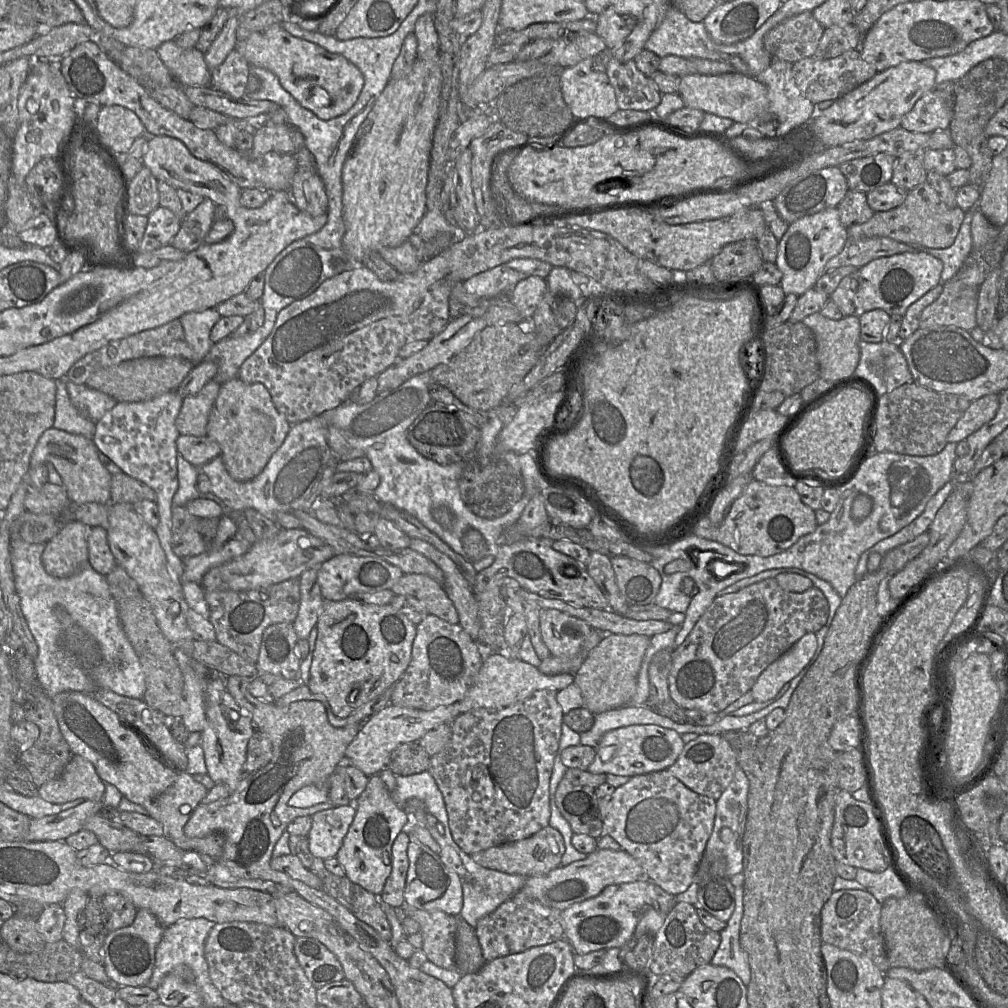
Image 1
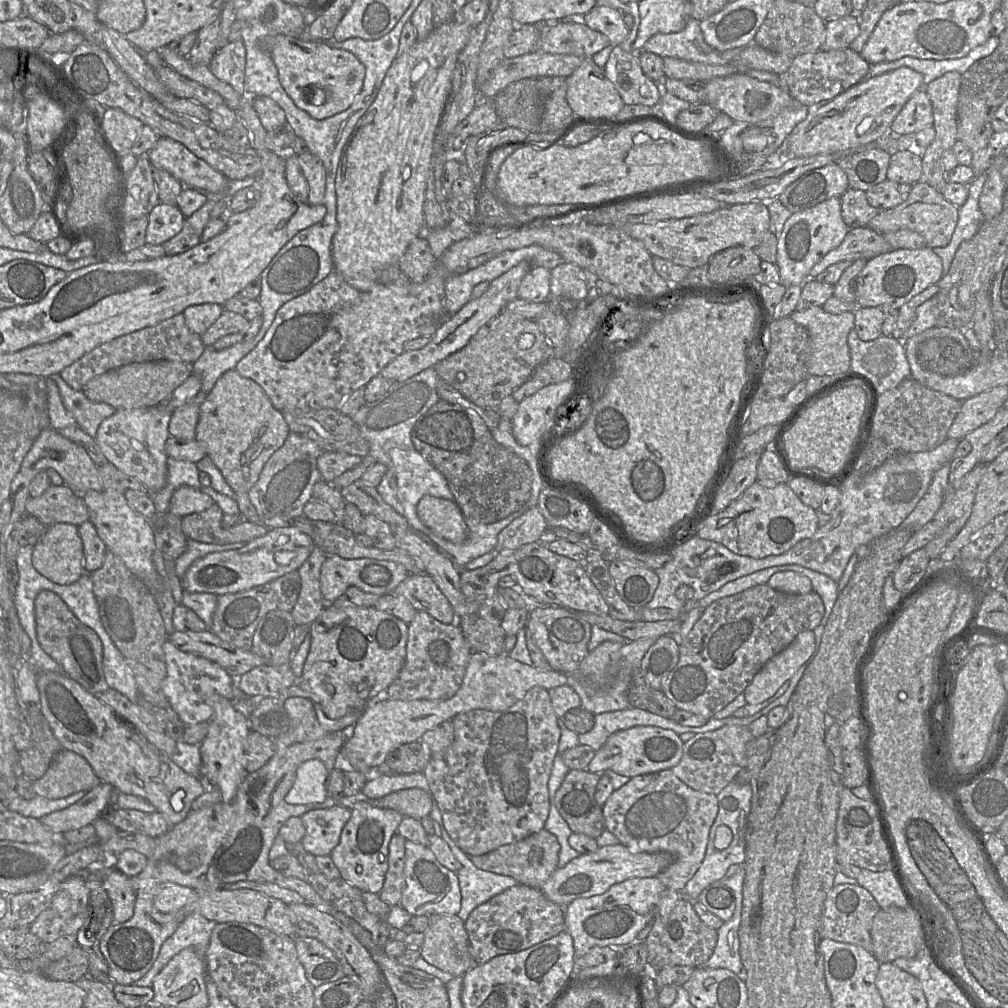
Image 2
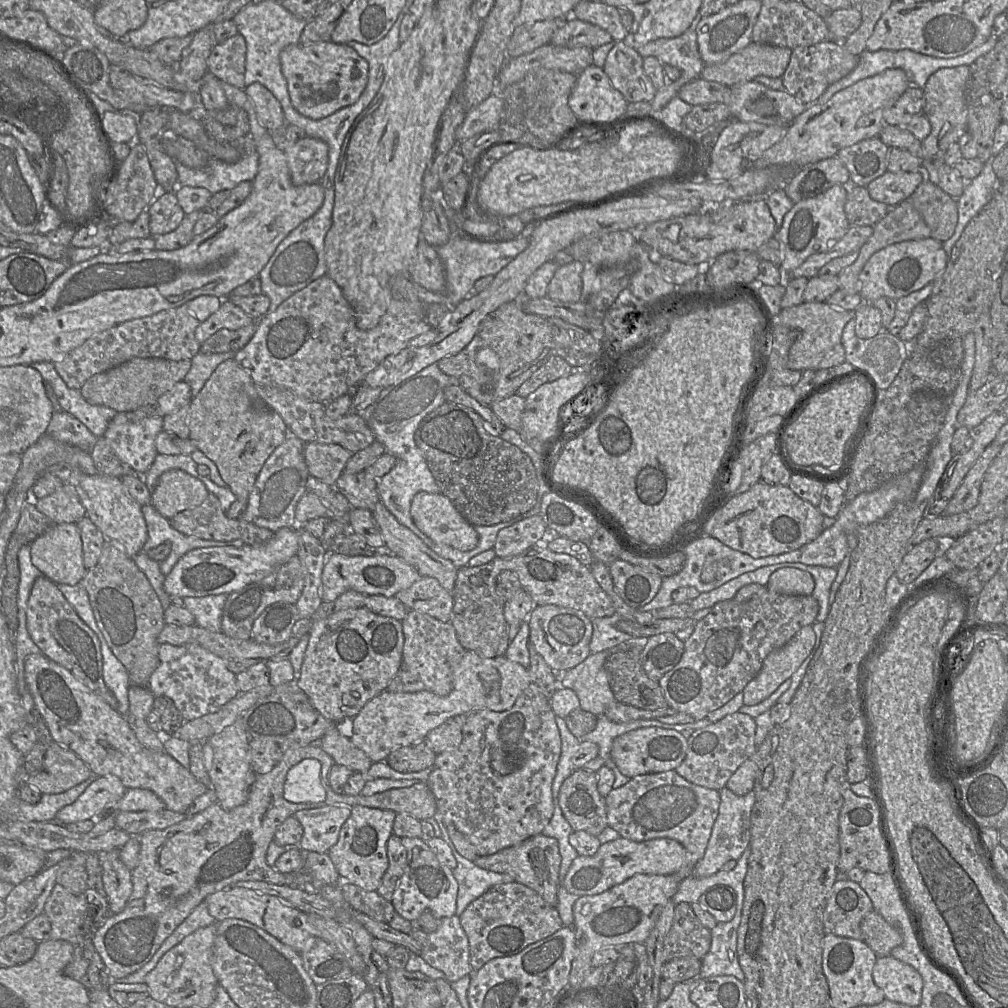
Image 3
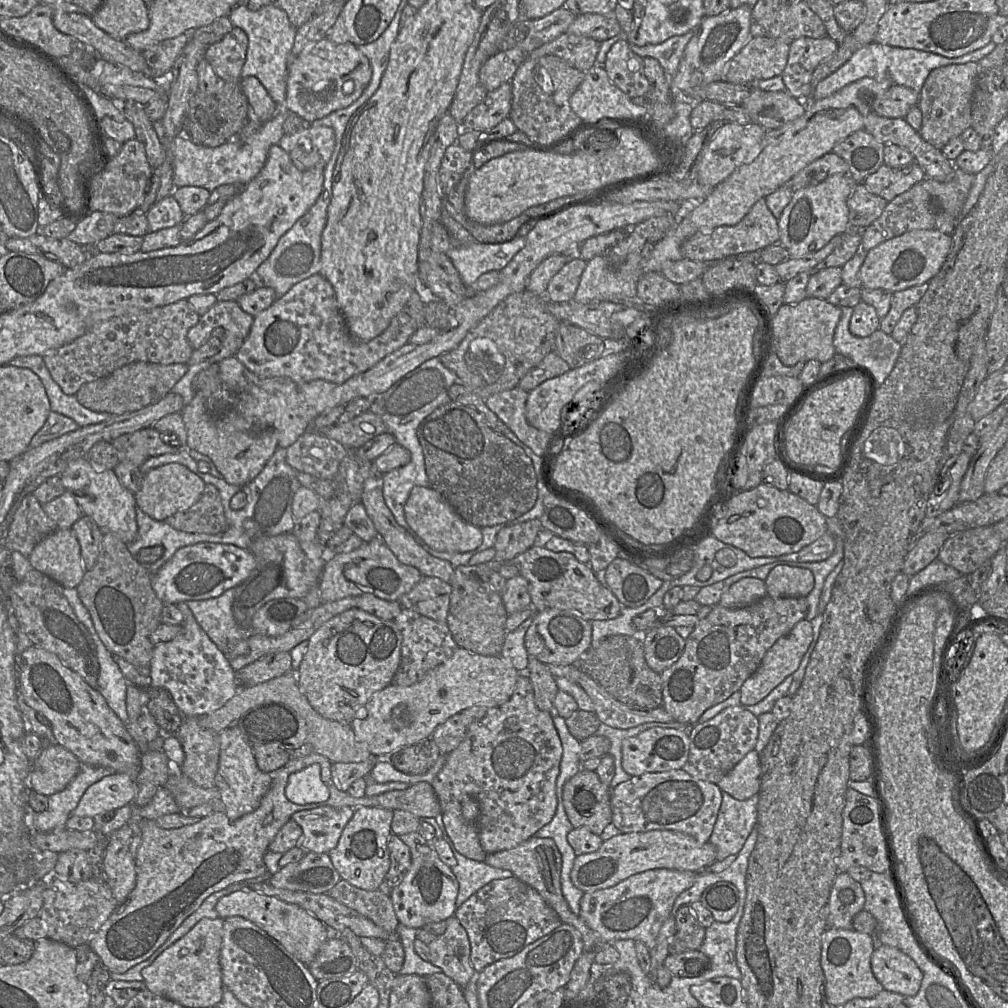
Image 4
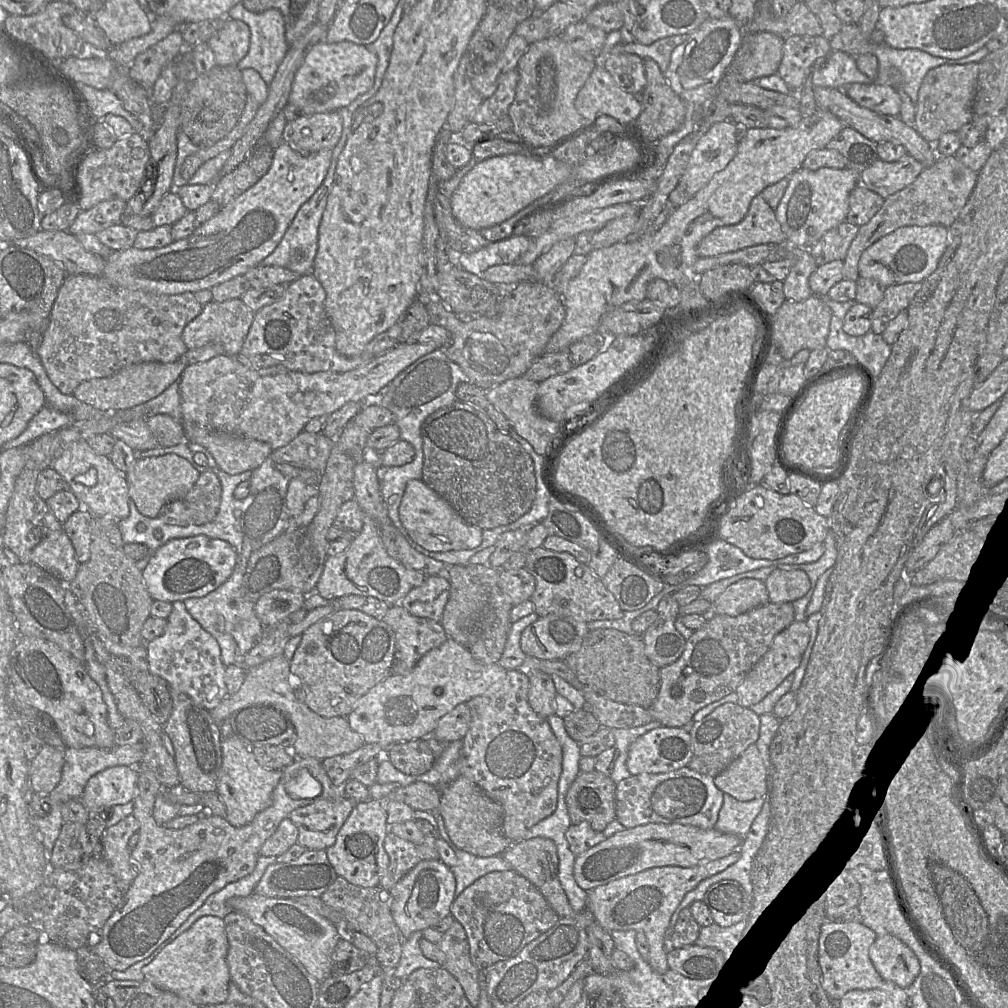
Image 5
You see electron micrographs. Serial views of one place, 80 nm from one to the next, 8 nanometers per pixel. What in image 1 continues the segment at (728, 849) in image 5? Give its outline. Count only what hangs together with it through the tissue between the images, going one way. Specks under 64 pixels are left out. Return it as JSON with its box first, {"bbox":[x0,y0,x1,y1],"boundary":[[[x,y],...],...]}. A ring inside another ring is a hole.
{"bbox":[519,848,644,911],"boundary":[[[597,848],[585,859],[559,866],[546,875],[527,877],[519,892],[545,906],[563,911],[571,905],[596,897],[607,886],[635,882],[644,877],[644,870],[638,861],[623,849]]]}

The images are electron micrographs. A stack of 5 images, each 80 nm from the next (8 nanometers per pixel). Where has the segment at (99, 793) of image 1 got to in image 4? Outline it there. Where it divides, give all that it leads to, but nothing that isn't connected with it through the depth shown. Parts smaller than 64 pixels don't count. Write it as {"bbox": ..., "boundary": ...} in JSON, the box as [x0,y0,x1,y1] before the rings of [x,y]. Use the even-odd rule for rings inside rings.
{"bbox":[28,744,82,796],"boundary":[[[48,744],[32,761],[28,788],[45,796],[64,790],[78,774],[82,763],[59,744]]]}

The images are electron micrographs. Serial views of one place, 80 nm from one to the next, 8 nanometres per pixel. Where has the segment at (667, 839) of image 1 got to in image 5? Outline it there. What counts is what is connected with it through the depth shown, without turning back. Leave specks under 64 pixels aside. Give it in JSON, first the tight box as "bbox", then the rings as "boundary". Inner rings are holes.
{"bbox":[615,766,724,829],"boundary":[[[688,766],[665,773],[630,775],[616,784],[615,819],[629,829],[649,823],[679,823],[701,829],[714,828],[723,804],[724,793],[714,784],[714,778],[700,774]]]}

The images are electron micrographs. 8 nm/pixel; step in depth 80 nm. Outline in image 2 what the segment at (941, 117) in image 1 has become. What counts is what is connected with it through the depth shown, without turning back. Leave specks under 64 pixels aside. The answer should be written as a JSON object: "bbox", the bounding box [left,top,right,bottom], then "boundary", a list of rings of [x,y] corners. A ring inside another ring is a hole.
{"bbox":[890,87,933,135],"boundary":[[[924,87],[913,93],[894,119],[890,129],[900,135],[915,134],[933,123],[932,104]]]}

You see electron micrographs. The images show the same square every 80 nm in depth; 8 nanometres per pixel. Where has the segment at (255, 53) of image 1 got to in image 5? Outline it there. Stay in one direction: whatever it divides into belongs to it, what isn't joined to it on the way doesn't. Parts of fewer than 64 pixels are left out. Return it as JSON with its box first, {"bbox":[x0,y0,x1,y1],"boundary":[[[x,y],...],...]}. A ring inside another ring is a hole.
{"bbox":[288,41,377,115],"boundary":[[[321,41],[308,52],[297,70],[288,103],[296,106],[304,115],[345,108],[358,96],[372,88],[377,62],[377,56],[365,45],[350,41],[337,43]]]}

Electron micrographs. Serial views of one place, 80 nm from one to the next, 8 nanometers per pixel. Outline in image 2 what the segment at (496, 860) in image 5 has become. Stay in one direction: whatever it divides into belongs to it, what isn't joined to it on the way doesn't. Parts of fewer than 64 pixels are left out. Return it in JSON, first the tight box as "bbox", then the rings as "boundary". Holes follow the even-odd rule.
{"bbox":[430,799,518,921],"boundary":[[[434,799],[430,817],[439,824],[441,837],[449,845],[453,855],[461,864],[461,868],[456,872],[461,892],[461,908],[457,915],[463,921],[469,917],[477,906],[518,884],[512,877],[485,871],[473,864],[470,859],[471,856],[461,851],[446,831],[441,811]]]}

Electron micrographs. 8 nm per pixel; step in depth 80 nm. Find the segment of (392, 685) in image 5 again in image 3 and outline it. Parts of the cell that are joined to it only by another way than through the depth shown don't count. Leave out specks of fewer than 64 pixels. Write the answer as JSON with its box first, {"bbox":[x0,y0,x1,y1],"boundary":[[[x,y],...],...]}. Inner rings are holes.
{"bbox":[351,651,534,762],"boundary":[[[465,651],[453,671],[453,688],[448,695],[439,696],[430,691],[392,692],[385,690],[369,700],[353,718],[351,741],[372,762],[385,761],[394,750],[425,740],[431,730],[452,717],[460,716],[475,709],[489,709],[500,712],[511,708],[521,692],[532,682],[534,681],[528,668],[510,661],[504,656],[485,658],[475,652]]]}

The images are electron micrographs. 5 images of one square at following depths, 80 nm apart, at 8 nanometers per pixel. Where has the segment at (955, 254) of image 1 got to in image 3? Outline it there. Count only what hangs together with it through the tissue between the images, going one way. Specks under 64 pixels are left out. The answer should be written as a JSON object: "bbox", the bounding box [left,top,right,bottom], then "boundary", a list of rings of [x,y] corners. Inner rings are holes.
{"bbox":[942,162,999,257],"boundary":[[[990,162],[984,163],[978,176],[966,181],[963,194],[956,199],[958,203],[958,220],[955,230],[953,235],[942,243],[947,257],[970,220],[988,203],[998,182],[999,179]]]}

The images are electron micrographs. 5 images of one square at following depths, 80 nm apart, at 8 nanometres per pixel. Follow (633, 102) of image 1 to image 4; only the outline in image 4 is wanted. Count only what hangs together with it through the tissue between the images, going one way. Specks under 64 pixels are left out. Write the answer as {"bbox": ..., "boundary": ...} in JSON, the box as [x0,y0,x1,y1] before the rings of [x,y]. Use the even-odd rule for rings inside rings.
{"bbox":[603,39,648,99],"boundary":[[[620,39],[610,48],[603,66],[610,81],[631,99],[648,92],[643,58],[631,50],[626,40]]]}

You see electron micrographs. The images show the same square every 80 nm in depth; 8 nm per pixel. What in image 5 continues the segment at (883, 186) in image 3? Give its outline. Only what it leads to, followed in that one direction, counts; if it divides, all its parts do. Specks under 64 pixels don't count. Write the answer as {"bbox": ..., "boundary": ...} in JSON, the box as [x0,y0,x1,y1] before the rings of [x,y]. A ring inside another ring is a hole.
{"bbox":[860,154,924,199],"boundary":[[[909,154],[896,162],[878,158],[861,172],[860,183],[886,199],[914,182],[924,168]]]}

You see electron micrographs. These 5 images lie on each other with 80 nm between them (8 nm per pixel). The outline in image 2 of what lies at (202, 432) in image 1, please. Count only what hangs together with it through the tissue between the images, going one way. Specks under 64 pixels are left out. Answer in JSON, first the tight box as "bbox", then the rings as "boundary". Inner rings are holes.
{"bbox":[168,391,206,440],"boundary":[[[200,391],[192,400],[172,412],[168,425],[171,436],[185,440],[195,439],[200,407],[206,395]]]}

